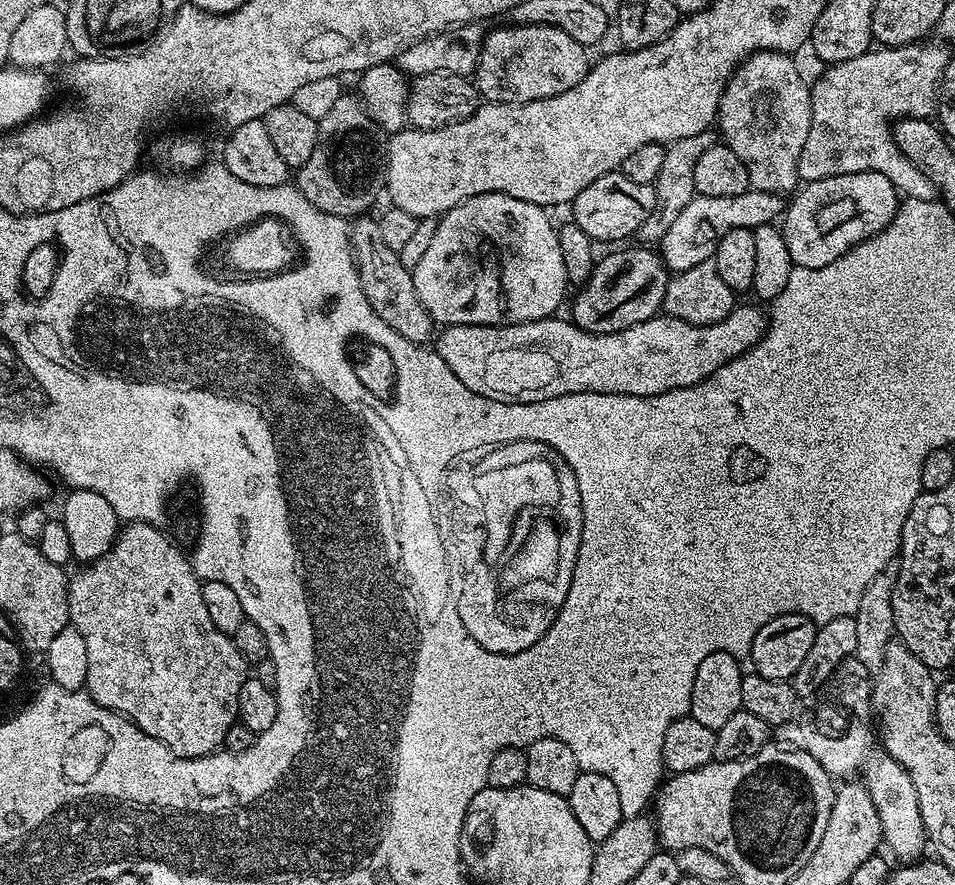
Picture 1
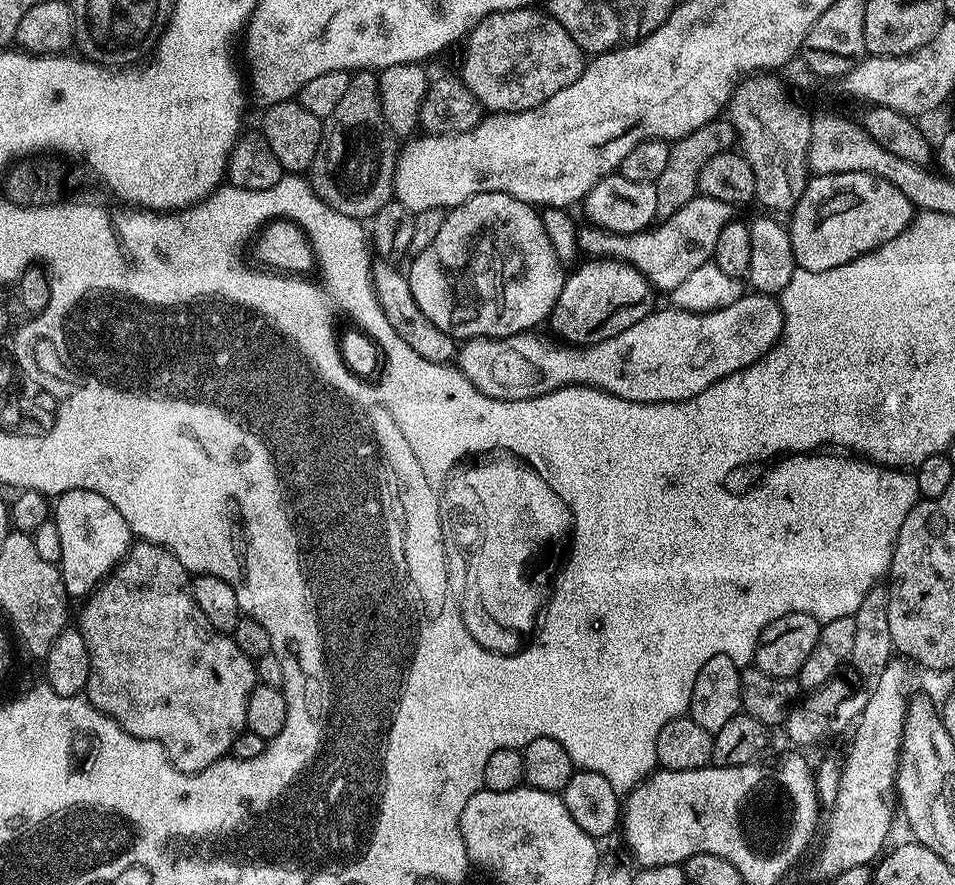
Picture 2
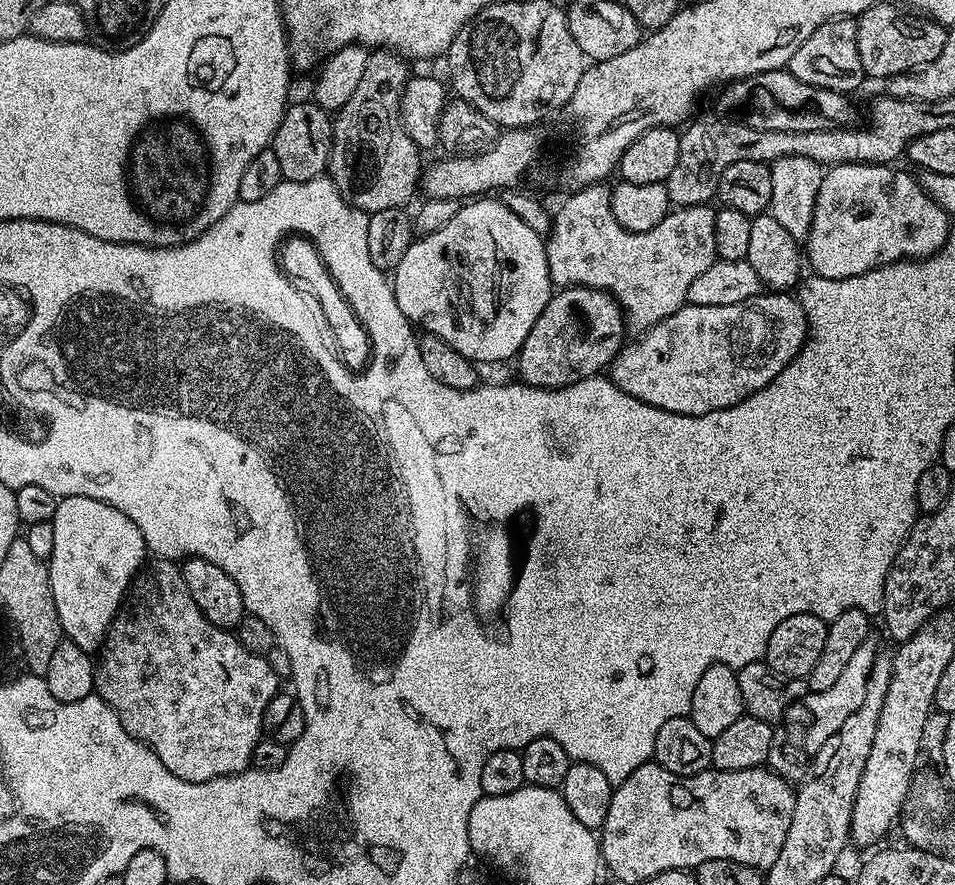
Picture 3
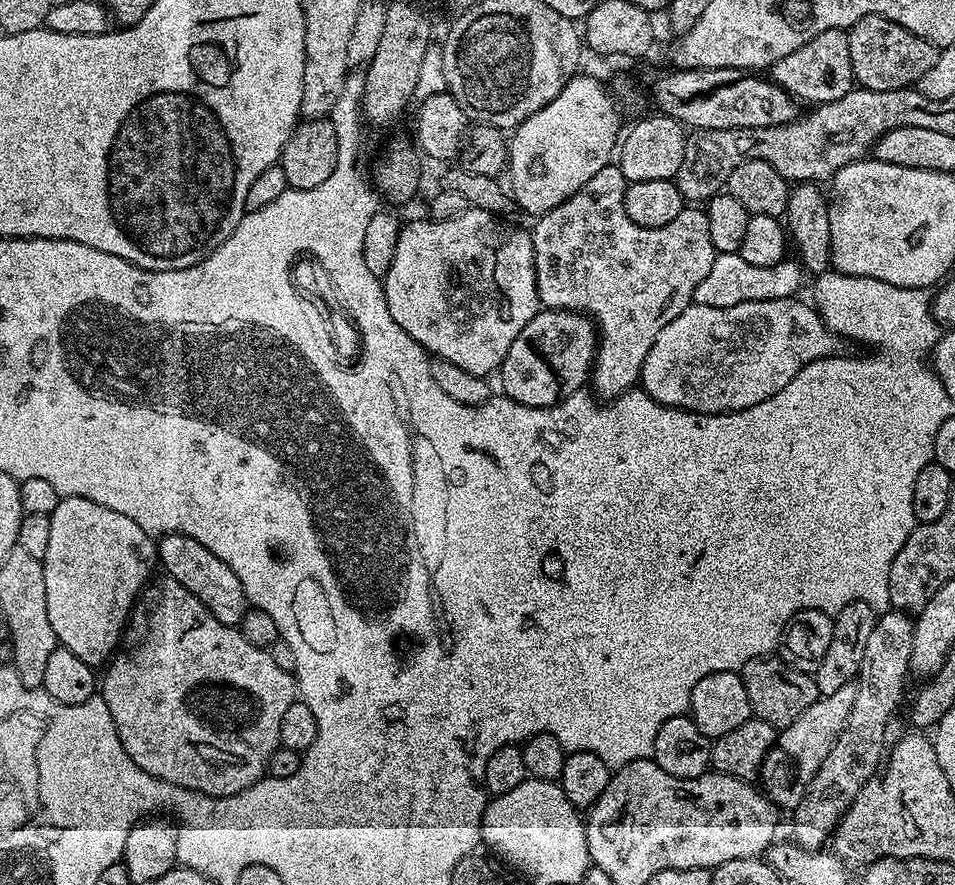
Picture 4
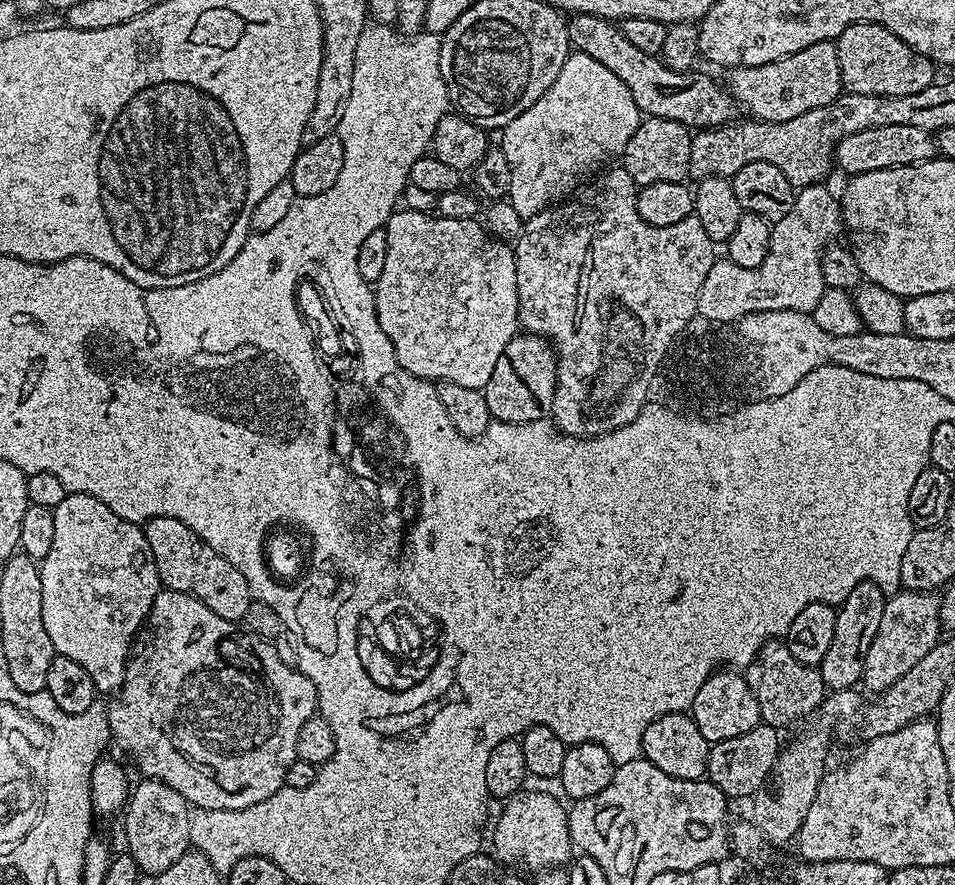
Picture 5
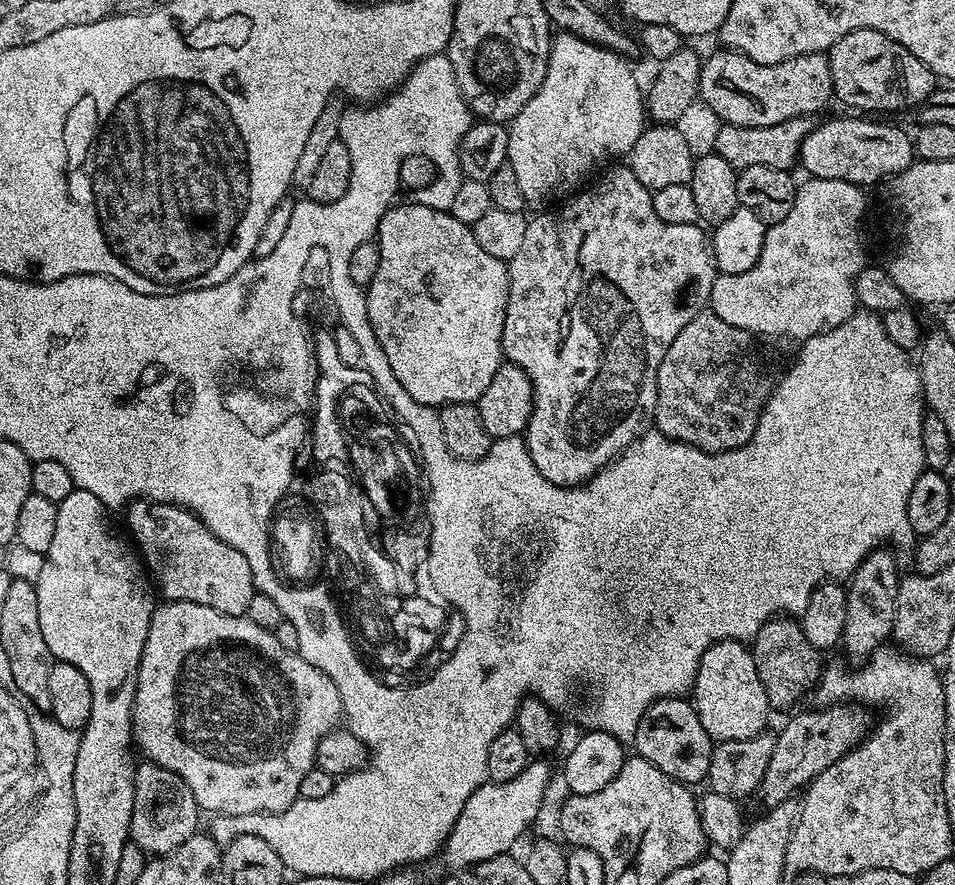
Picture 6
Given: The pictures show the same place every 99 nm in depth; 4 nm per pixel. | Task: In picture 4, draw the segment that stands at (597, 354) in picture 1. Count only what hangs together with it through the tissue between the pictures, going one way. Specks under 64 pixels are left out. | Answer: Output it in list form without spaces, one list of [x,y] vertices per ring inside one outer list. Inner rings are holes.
[[[787,296],[766,302],[738,302],[738,306],[702,306],[689,304],[662,334],[654,338],[650,354],[640,371],[639,387],[646,395],[668,408],[683,408],[686,412],[701,412],[703,416],[722,416],[741,412],[766,398],[774,398],[782,386],[790,386],[794,374],[810,362],[841,351],[841,337],[824,324],[824,319],[811,303],[803,304],[800,298]]]

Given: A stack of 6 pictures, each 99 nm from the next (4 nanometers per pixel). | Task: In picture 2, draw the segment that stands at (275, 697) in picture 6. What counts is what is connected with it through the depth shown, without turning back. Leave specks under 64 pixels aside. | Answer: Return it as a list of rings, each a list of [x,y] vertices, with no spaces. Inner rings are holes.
[[[133,543],[123,562],[93,593],[87,604],[88,609],[85,610],[80,624],[78,623],[78,630],[86,638],[86,650],[90,650],[92,673],[86,689],[88,703],[93,704],[99,712],[106,713],[112,720],[119,722],[120,726],[132,736],[161,744],[166,750],[169,762],[180,772],[201,772],[206,770],[206,766],[225,759],[239,740],[241,732],[245,731],[247,702],[251,692],[258,685],[256,665],[249,656],[242,654],[242,650],[238,650],[238,646],[232,641],[229,633],[216,632],[210,626],[210,622],[206,622],[206,614],[202,614],[202,610],[198,610],[198,602],[194,602],[190,587],[190,574],[182,566],[182,562],[178,562],[174,554],[170,554],[165,548],[159,548],[157,544]]]

